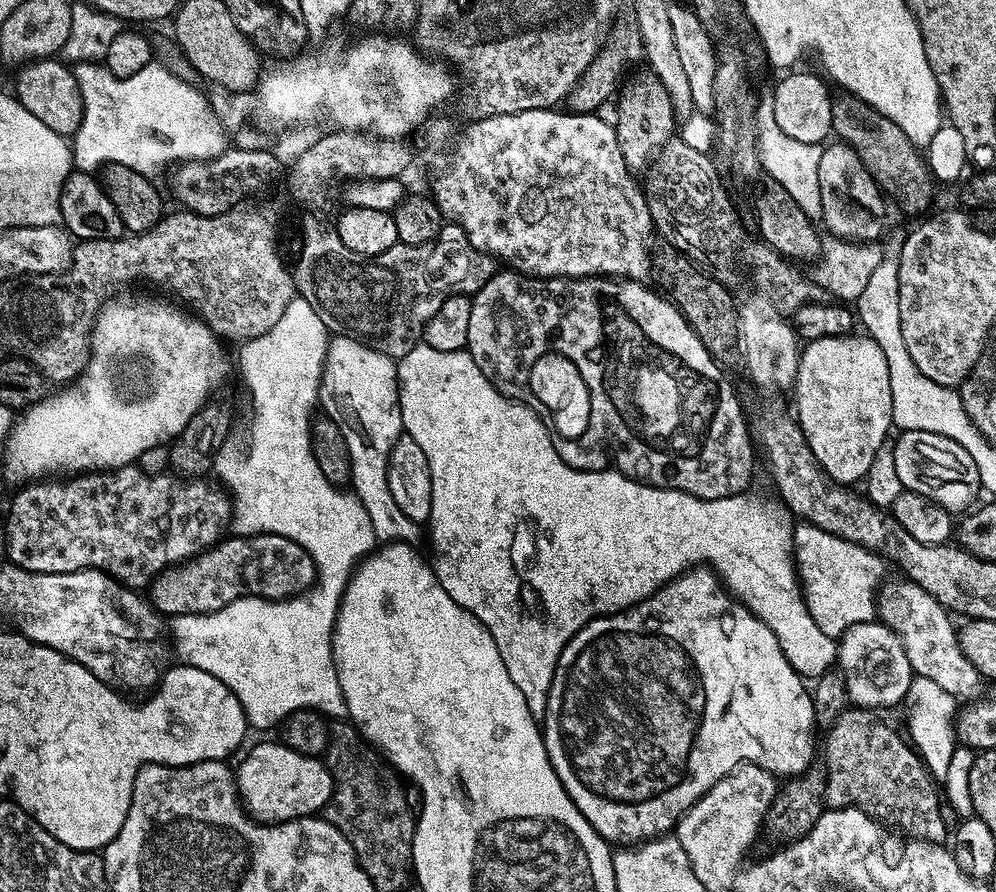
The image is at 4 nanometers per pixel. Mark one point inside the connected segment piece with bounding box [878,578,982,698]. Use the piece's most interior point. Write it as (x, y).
(932, 643)

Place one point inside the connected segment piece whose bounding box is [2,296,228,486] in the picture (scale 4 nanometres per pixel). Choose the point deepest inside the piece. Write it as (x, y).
(151, 367)

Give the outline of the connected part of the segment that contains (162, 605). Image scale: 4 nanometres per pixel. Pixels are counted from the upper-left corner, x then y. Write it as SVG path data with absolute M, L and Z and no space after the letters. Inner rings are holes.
M269 532L257 536L232 534L200 555L159 572L146 596L161 617L171 618L222 610L222 606L244 596L260 596L264 600L298 596L313 587L315 578L316 567L310 554L296 540Z

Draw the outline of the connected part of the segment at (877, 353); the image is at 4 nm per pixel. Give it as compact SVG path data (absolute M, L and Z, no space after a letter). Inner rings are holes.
M867 334L856 335L807 341L800 354L794 385L794 415L808 449L824 472L849 486L867 477L874 455L893 427L886 354Z

